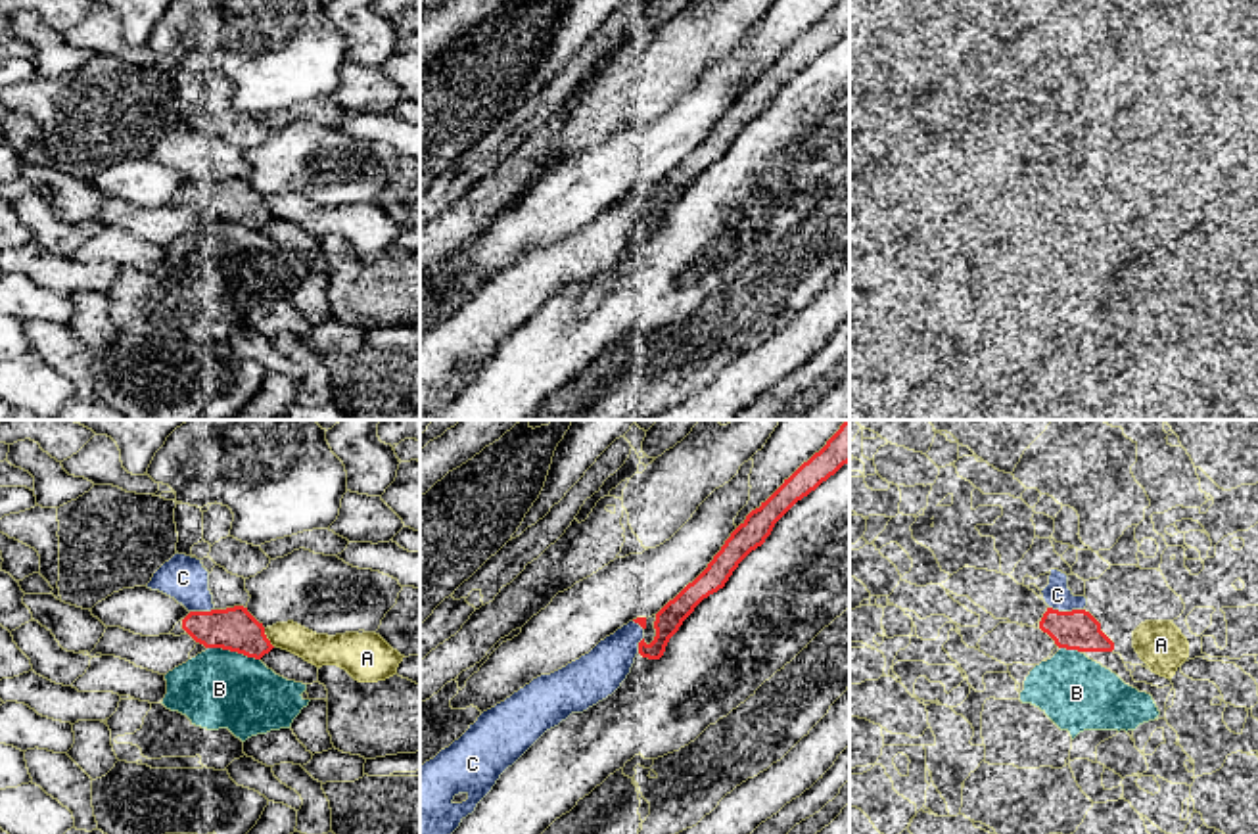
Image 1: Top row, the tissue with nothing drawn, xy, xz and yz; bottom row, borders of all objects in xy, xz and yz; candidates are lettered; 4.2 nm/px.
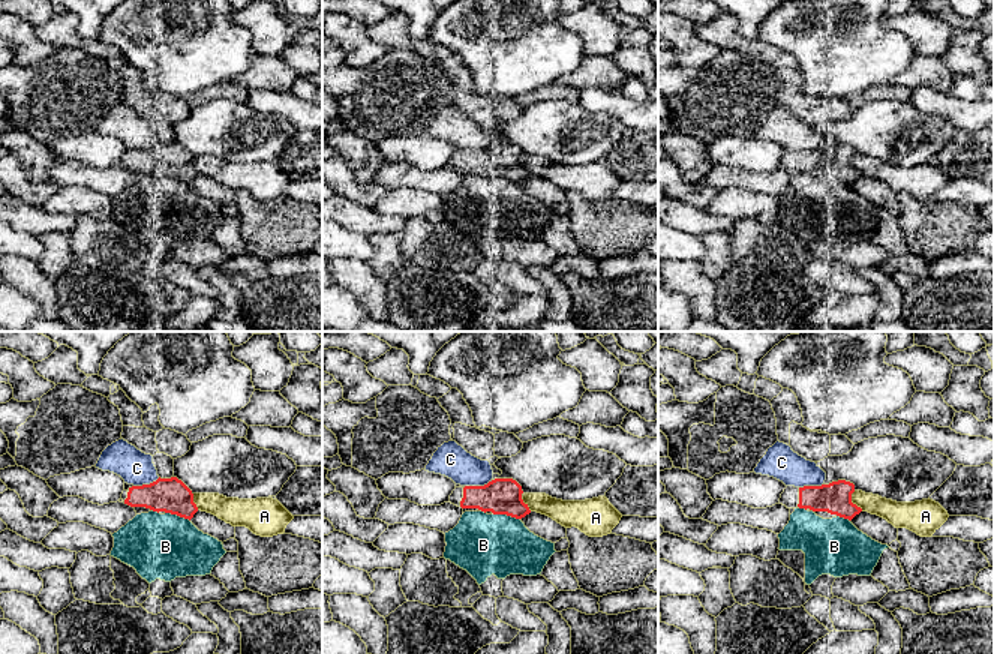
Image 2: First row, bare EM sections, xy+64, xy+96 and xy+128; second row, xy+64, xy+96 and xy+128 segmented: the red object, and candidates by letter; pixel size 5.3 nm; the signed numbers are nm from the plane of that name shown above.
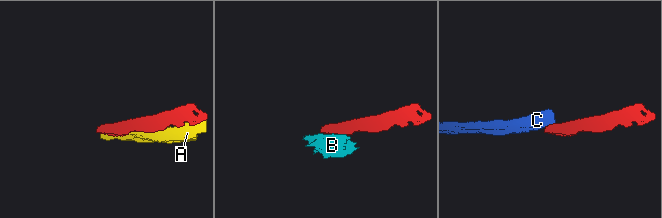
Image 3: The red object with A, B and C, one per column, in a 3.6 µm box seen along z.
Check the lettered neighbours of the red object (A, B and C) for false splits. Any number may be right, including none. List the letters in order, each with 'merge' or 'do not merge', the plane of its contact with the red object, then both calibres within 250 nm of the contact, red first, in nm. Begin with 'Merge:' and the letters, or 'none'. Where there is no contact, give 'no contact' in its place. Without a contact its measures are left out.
Merge: none
A: do not merge; meets red in xy; 180 nm thick on the red side, 130 nm on the other
B: do not merge; meets red in xy; 180 nm thick on the red side, 340 nm on the other
C: do not merge; meets red in yz; 170 nm thick on the red side, 120 nm on the other

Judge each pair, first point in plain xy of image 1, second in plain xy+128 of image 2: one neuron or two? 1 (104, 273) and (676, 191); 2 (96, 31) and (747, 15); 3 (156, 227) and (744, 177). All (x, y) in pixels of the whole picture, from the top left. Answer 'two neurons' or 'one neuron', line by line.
1: two neurons
2: two neurons
3: one neuron

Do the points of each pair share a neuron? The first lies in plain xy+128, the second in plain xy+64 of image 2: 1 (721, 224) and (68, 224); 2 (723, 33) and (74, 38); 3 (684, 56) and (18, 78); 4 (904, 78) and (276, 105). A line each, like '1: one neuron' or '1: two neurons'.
1: one neuron
2: one neuron
3: two neurons
4: two neurons

